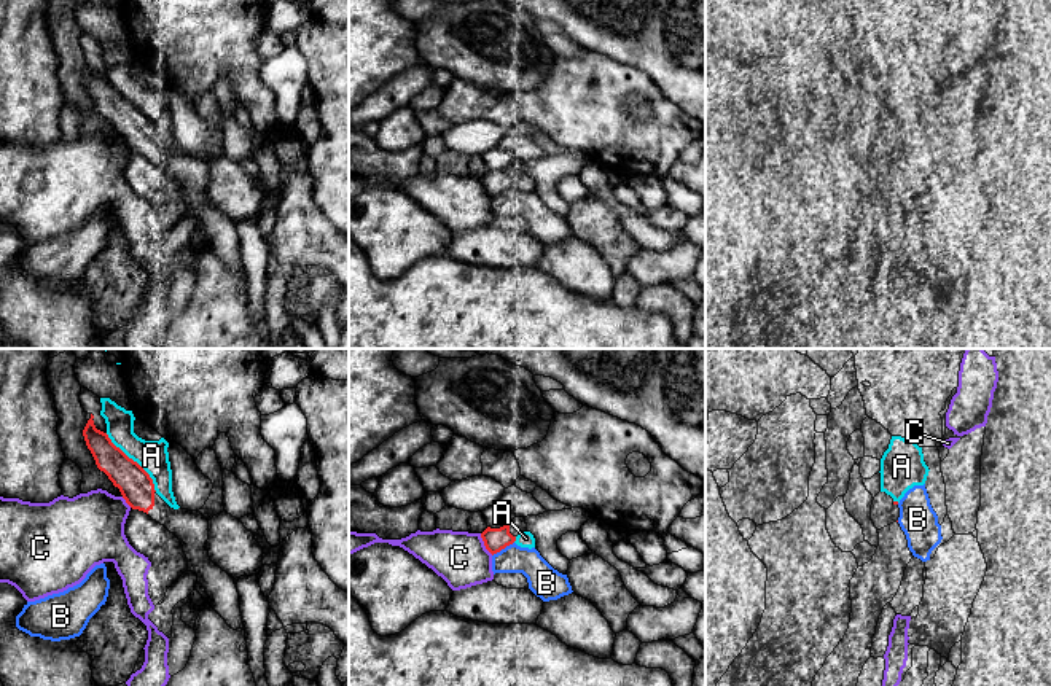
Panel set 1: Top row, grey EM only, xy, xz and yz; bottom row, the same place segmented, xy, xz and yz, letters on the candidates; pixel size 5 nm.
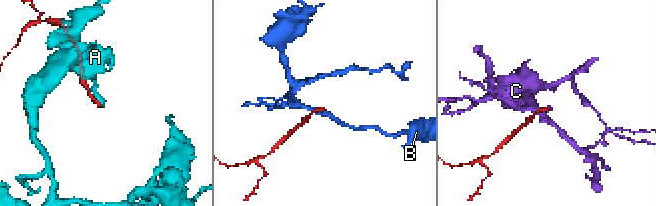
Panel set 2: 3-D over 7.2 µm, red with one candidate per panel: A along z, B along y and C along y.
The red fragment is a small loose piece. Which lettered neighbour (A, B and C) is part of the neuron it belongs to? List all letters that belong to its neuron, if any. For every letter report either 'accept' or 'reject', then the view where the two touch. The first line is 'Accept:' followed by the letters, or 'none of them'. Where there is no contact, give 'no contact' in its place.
Accept: none of them
A: reject; contact in xy
B: reject; contact in xz
C: reject; contact in xz

